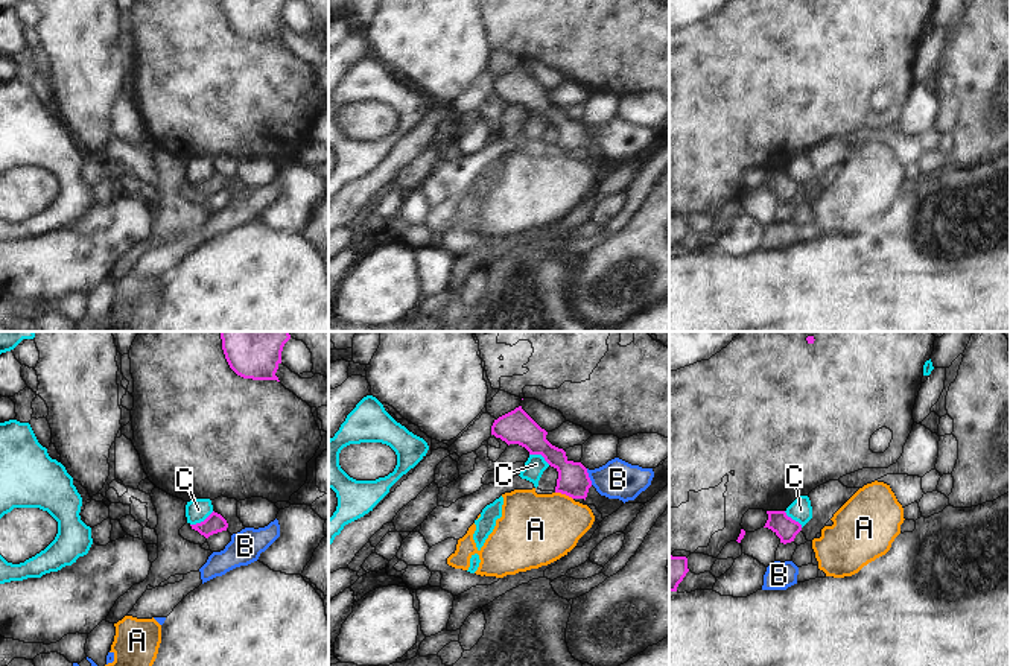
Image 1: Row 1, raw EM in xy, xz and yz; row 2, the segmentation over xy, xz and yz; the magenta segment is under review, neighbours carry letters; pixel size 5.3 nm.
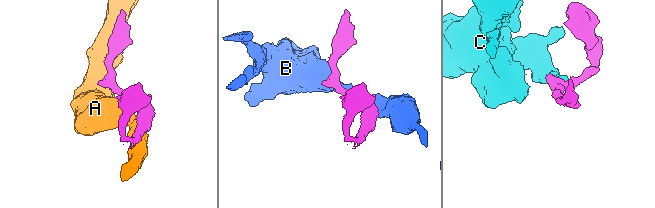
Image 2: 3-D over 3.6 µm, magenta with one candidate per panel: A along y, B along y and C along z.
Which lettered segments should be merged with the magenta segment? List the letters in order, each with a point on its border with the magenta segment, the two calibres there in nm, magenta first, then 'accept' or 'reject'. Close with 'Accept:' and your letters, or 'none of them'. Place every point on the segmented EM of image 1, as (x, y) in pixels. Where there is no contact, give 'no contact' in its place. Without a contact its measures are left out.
A: contact xz (565, 493); calibres 170 and 380 nm; reject
B: contact xz (587, 476); calibres 170 and 200 nm; reject
C: contact xy (201, 522); calibres 100 and 120 nm; reject
Accept: none of them

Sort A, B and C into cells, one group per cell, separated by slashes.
A / B / C

